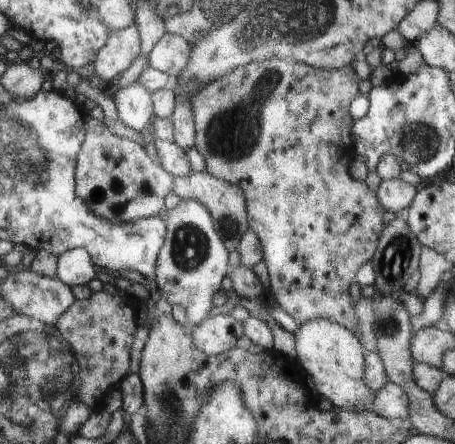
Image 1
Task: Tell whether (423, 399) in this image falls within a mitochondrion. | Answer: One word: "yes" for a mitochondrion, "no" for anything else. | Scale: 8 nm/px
no

